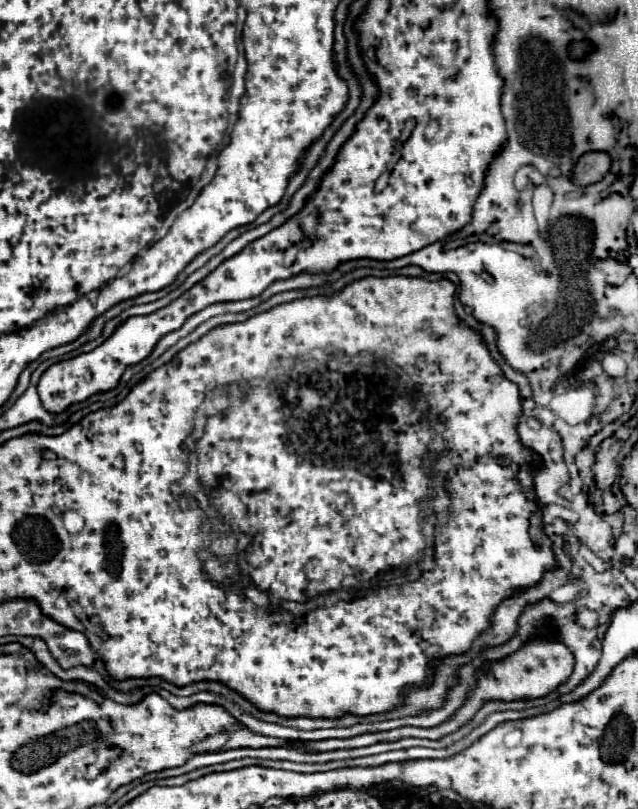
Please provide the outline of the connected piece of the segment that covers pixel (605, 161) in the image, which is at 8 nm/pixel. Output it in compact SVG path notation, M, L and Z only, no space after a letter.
M601 151L585 153L575 165L573 179L579 185L591 185L591 183L601 181L609 169L611 169L611 155L609 153L601 153Z

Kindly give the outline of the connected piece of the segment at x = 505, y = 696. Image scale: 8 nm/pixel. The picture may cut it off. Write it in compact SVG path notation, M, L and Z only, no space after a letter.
M539 639L539 641L531 641L527 645L523 645L517 653L513 653L511 657L493 663L493 669L485 675L479 677L479 685L477 689L469 695L469 699L465 701L465 705L455 713L455 717L451 717L449 721L431 727L431 729L417 729L417 727L401 727L401 729L393 729L393 731L383 731L383 733L367 733L367 735L359 735L359 737L351 737L351 739L327 739L327 741L315 741L313 743L313 751L335 751L335 749L351 749L351 747L367 747L373 743L381 743L381 741L399 741L405 737L423 737L423 739L441 739L457 729L461 729L465 723L469 723L475 713L487 703L487 701L521 701L521 699L539 699L549 695L551 691L555 691L563 681L567 681L567 677L573 673L573 653L559 641L555 639Z

